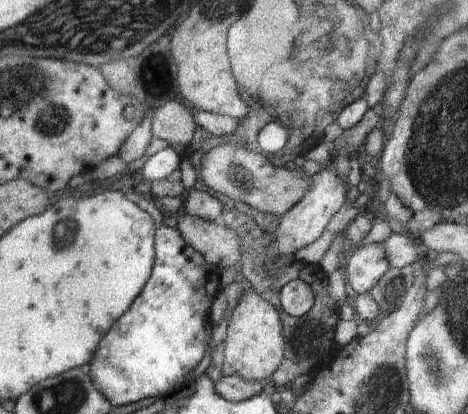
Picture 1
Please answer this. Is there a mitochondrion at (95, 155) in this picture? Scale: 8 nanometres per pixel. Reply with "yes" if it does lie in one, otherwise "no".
no

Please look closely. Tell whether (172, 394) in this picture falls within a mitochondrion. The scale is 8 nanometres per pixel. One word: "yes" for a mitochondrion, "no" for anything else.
no

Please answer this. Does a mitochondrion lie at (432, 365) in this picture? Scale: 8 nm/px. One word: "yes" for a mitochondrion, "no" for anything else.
yes

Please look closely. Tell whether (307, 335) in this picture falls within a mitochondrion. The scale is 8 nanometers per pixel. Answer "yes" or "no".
yes

